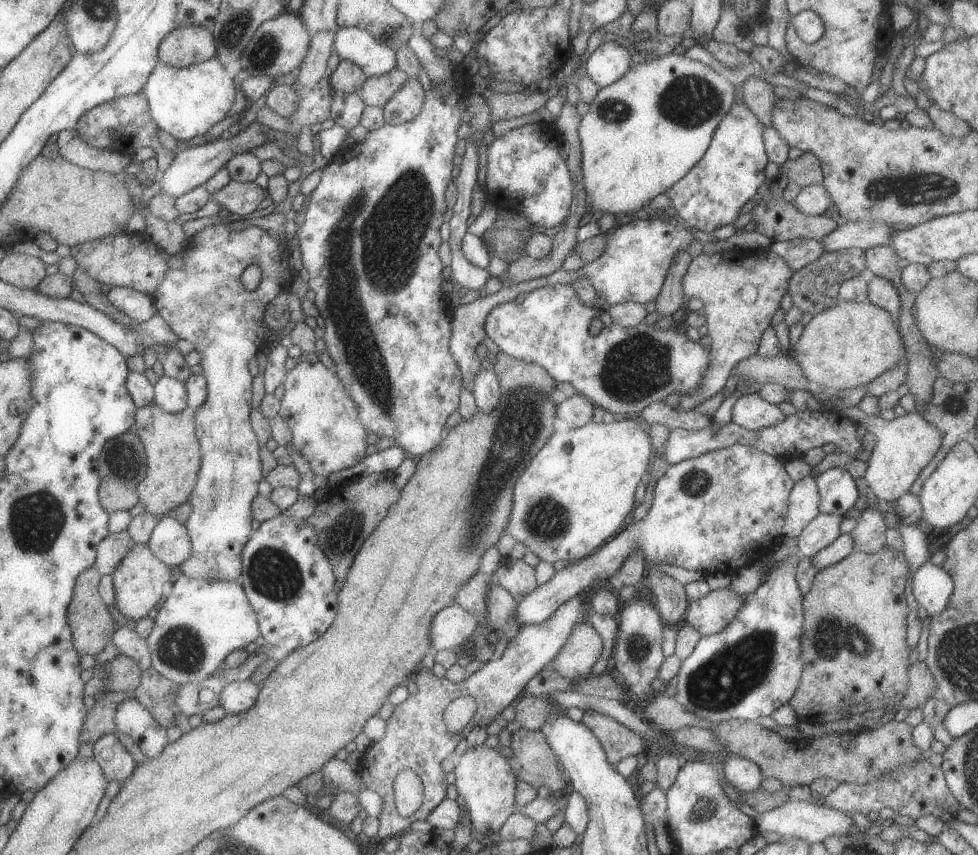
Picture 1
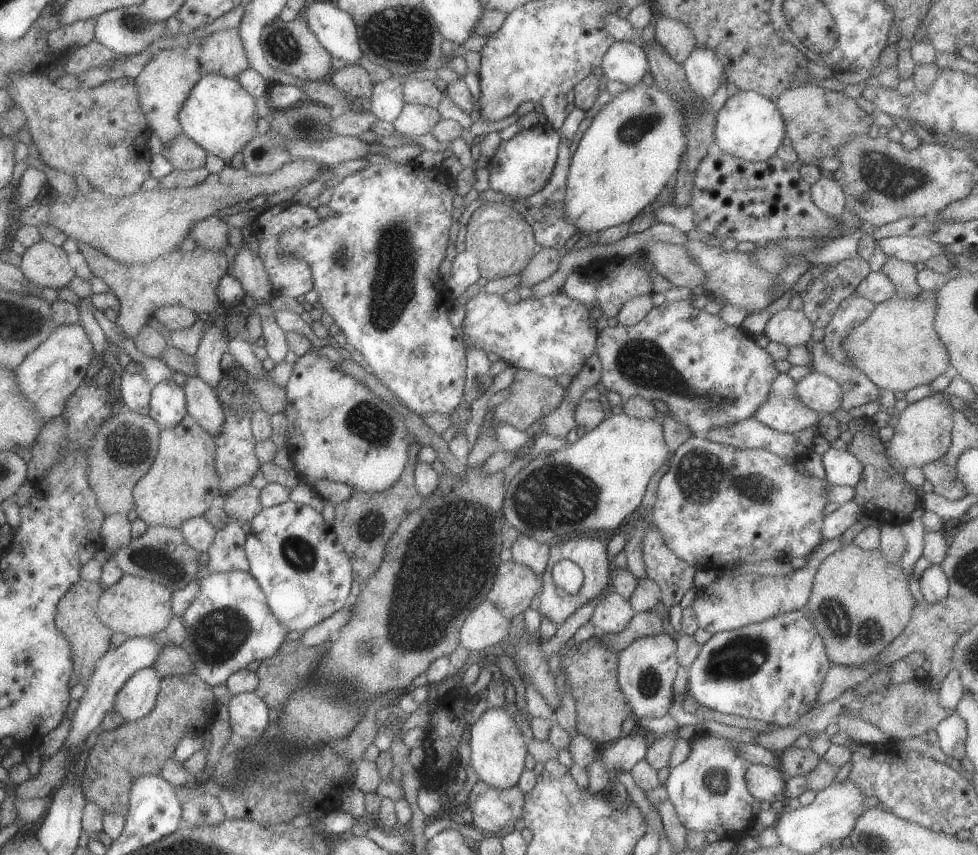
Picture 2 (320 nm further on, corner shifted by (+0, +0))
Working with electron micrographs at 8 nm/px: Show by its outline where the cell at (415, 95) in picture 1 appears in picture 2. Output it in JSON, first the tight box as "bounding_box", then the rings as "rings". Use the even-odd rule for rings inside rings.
{"bounding_box":[392,103,441,138],"rings":[[[404,103],[392,125],[397,133],[405,134],[409,138],[431,132],[431,128],[437,124],[439,119],[441,119],[441,115],[437,109]]]}

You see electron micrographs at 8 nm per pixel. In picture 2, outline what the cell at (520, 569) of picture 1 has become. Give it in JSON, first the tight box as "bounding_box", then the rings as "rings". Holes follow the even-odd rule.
{"bounding_box":[511,534,548,575],"rings":[[[518,534],[511,543],[512,559],[529,567],[536,575],[541,575],[548,561],[548,544],[539,543],[534,538]]]}

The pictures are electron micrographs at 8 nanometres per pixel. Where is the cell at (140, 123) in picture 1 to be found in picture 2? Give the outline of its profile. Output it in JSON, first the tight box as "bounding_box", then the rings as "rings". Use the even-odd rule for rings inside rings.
{"bounding_box":[161,134,206,171],"rings":[[[183,134],[175,137],[161,154],[173,169],[190,171],[206,165],[204,148]]]}

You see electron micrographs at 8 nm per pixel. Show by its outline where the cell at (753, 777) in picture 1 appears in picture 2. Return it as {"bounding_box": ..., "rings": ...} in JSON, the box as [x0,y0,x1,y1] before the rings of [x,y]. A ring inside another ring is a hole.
{"bounding_box":[744,763,786,803],"rings":[[[751,763],[746,768],[744,779],[747,790],[754,799],[770,803],[784,800],[782,794],[786,780],[779,768]]]}

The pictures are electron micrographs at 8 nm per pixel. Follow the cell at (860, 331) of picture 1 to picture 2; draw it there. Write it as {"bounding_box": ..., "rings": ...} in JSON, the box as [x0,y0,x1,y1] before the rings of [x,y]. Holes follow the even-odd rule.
{"bounding_box":[842,296,950,392],"rings":[[[896,296],[874,305],[873,312],[853,328],[842,340],[844,351],[853,366],[857,367],[879,389],[907,392],[919,385],[928,385],[935,377],[950,373],[947,349],[934,329],[936,304],[933,298],[915,297],[900,299]]]}

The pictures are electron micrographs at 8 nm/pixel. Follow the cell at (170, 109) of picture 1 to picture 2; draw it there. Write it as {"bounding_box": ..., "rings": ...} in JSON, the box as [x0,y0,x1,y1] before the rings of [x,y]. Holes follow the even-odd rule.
{"bounding_box":[178,73,258,162],"rings":[[[215,73],[204,74],[192,86],[178,112],[182,134],[194,140],[206,153],[229,162],[233,154],[241,152],[245,144],[257,136],[255,124],[258,117],[254,100],[236,79],[228,79]]]}

